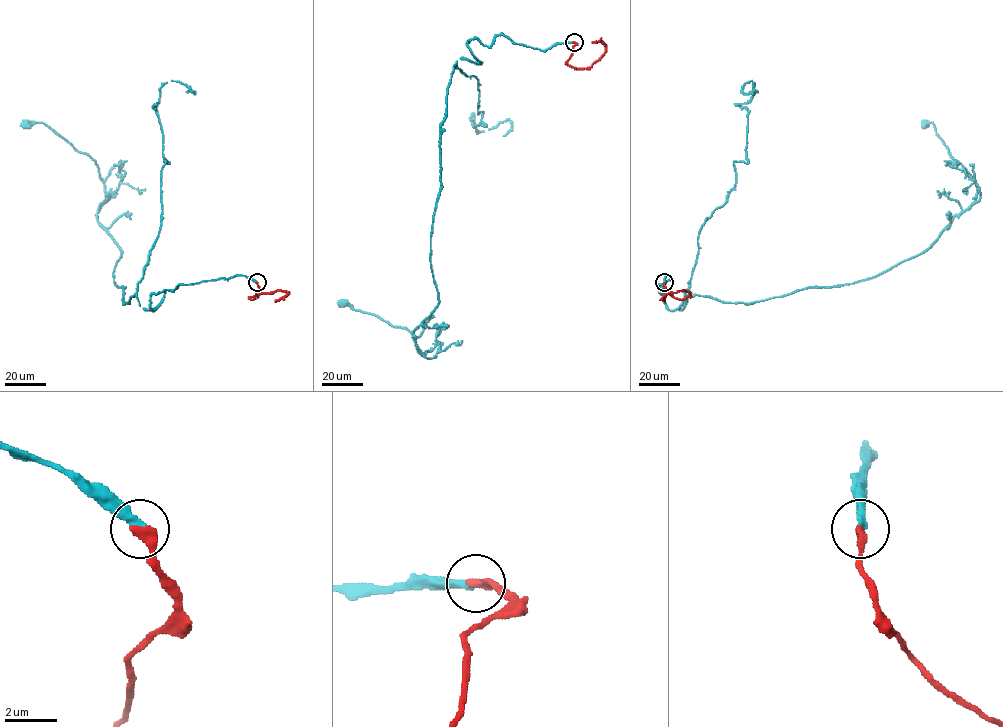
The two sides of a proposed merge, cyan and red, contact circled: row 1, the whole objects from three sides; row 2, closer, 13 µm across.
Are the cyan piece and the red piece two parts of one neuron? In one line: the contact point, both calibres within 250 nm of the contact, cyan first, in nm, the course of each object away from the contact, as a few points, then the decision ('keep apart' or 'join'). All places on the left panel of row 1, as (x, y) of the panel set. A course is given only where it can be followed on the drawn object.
at (257, 282); 340 nm thick on the cyan side, 440 nm on the other; cyan runs (257, 282), (123, 304), (98, 166), (27, 124); red runs (257, 283), (259, 288), (251, 299), (261, 293), (282, 290), (289, 293), (275, 301); join

